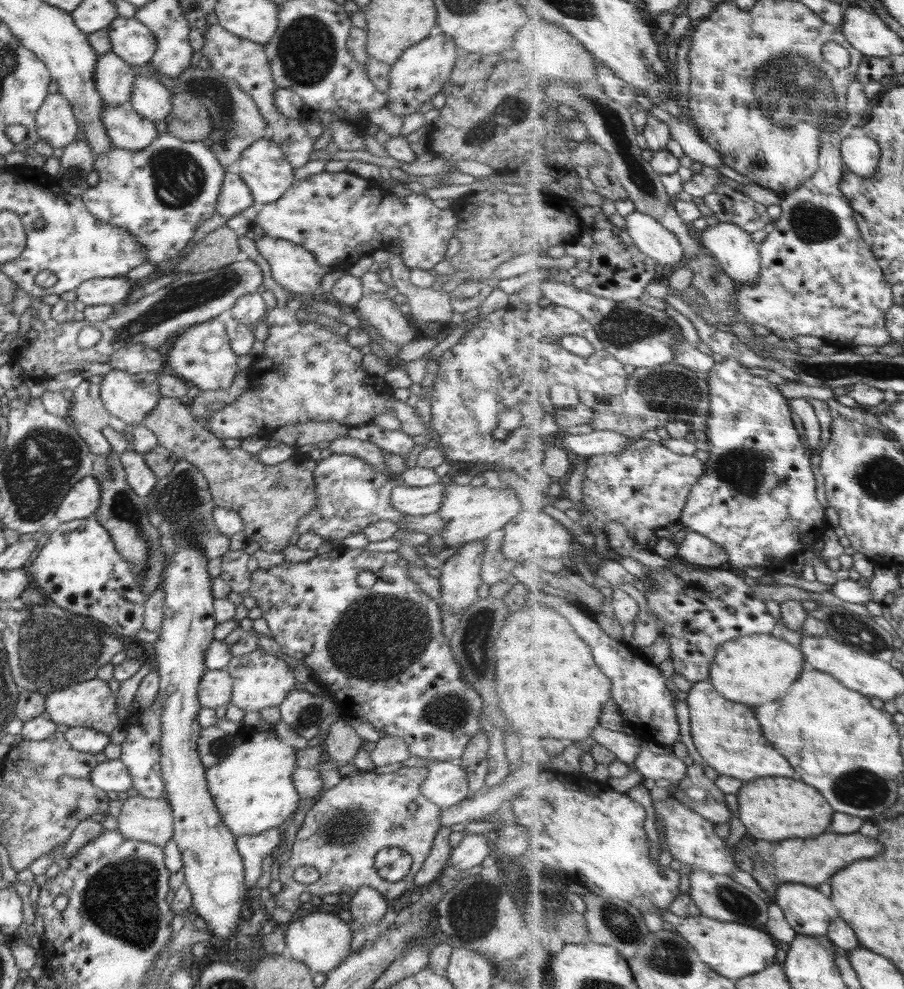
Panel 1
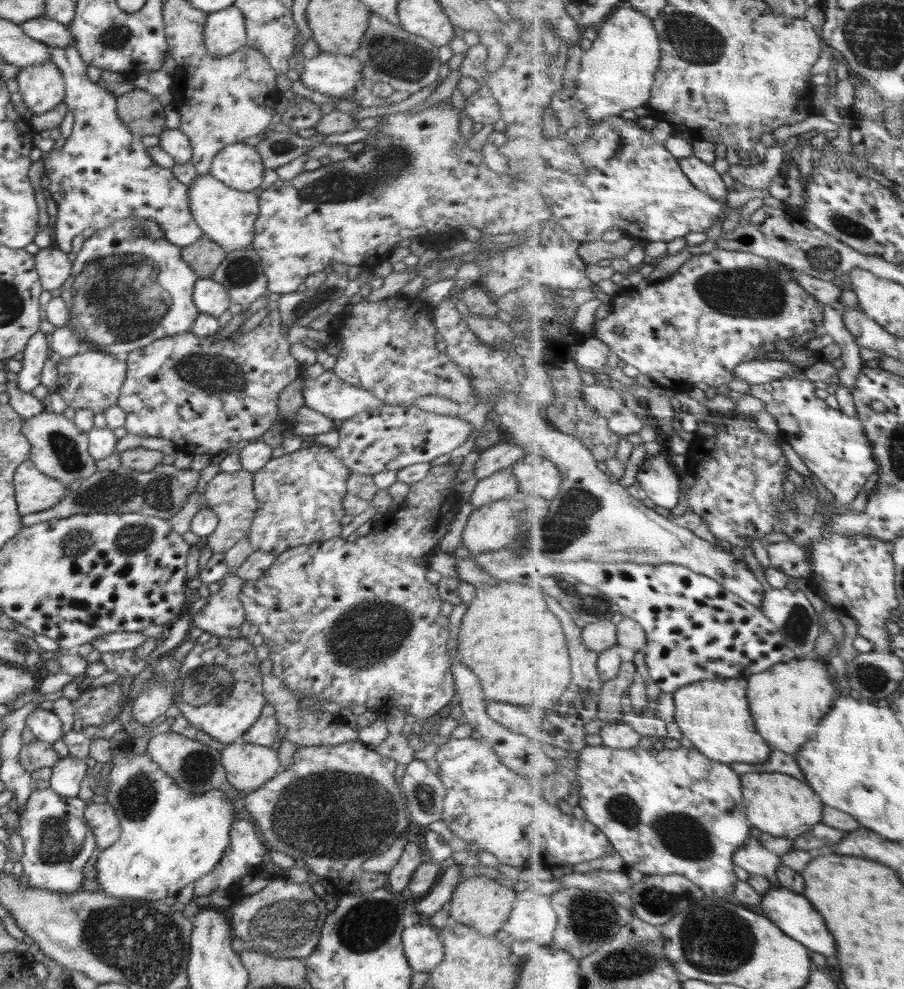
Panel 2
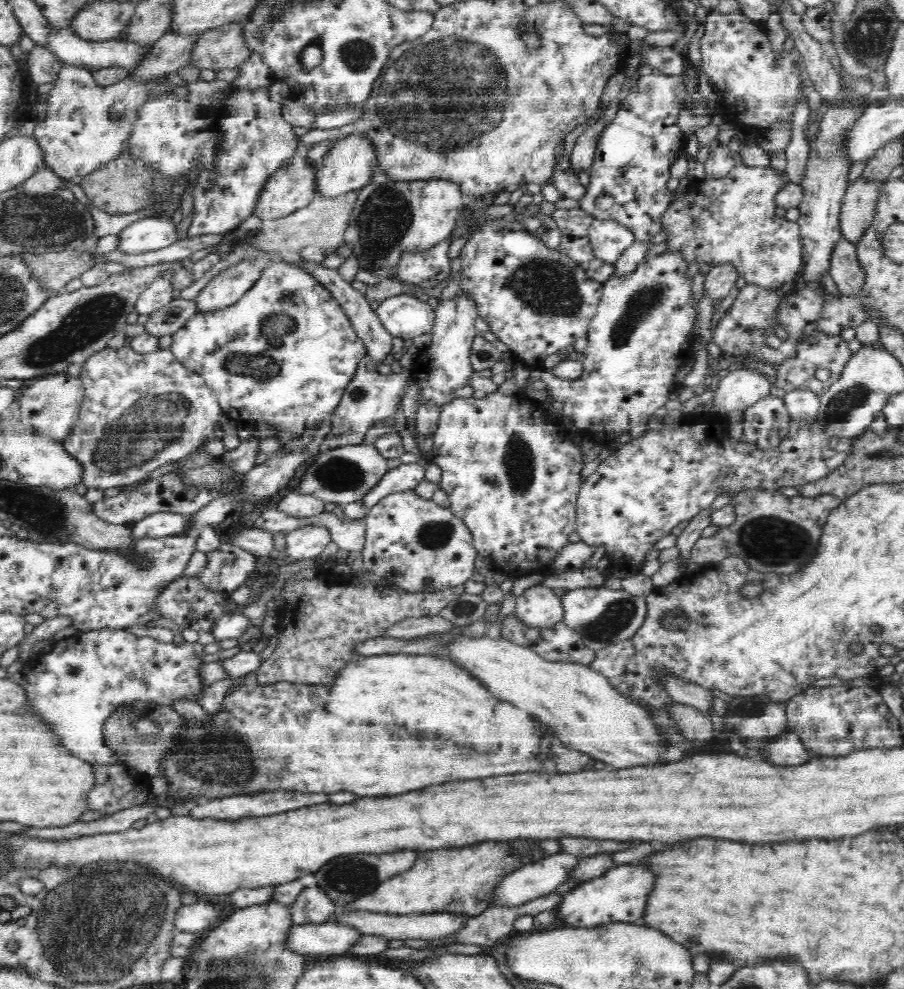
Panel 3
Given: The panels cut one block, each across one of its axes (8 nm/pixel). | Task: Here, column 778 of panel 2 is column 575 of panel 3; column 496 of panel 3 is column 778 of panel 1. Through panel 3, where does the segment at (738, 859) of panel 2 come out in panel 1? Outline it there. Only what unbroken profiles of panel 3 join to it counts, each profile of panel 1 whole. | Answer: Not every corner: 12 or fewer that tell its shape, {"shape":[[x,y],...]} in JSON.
{"shape":[[789,882],[777,903],[799,934],[828,935],[832,897]]}

